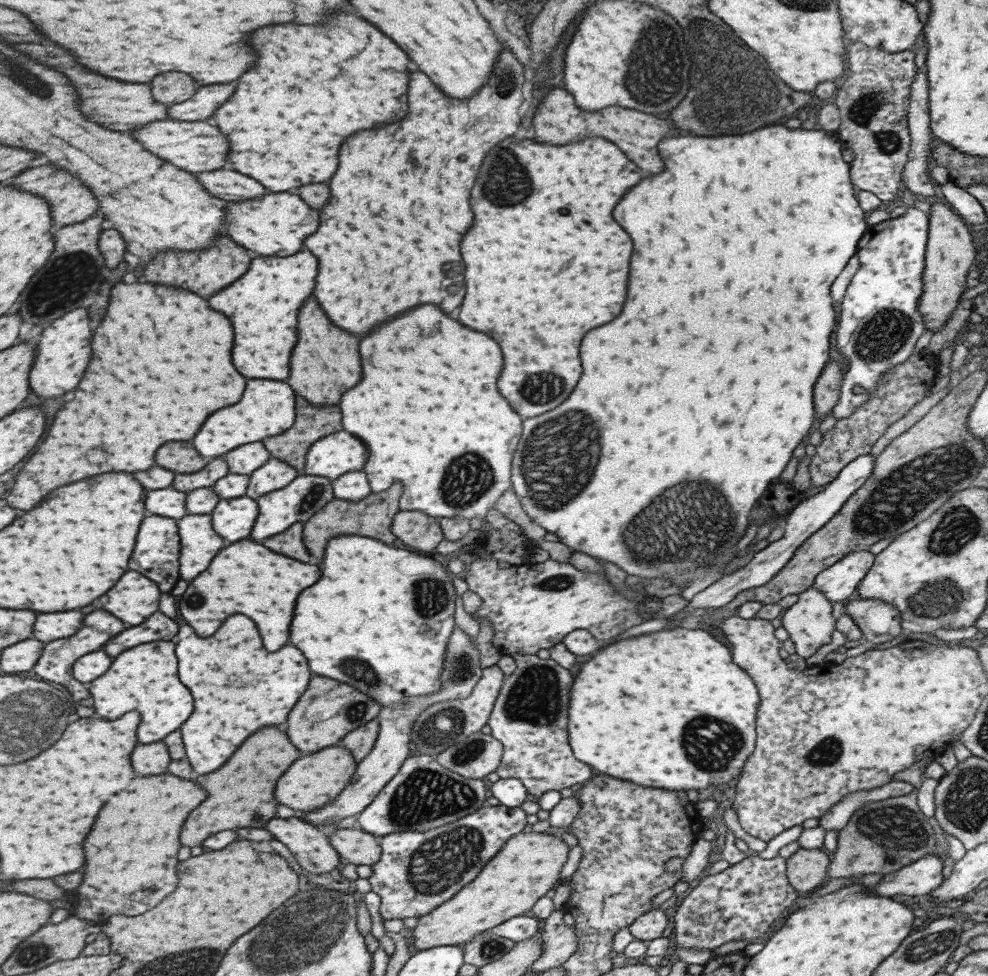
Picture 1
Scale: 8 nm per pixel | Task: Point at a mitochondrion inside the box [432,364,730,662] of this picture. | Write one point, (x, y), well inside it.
(555, 467)

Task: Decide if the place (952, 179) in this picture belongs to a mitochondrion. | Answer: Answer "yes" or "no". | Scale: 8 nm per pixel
no

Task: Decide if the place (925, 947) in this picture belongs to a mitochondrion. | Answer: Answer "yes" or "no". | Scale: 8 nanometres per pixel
yes

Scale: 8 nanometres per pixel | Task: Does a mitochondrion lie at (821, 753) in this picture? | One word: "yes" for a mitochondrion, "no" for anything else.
yes

